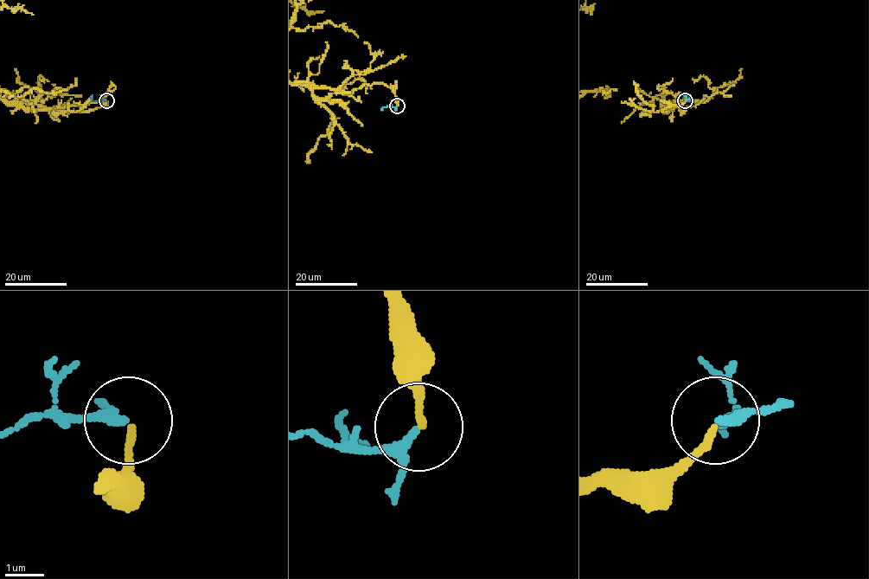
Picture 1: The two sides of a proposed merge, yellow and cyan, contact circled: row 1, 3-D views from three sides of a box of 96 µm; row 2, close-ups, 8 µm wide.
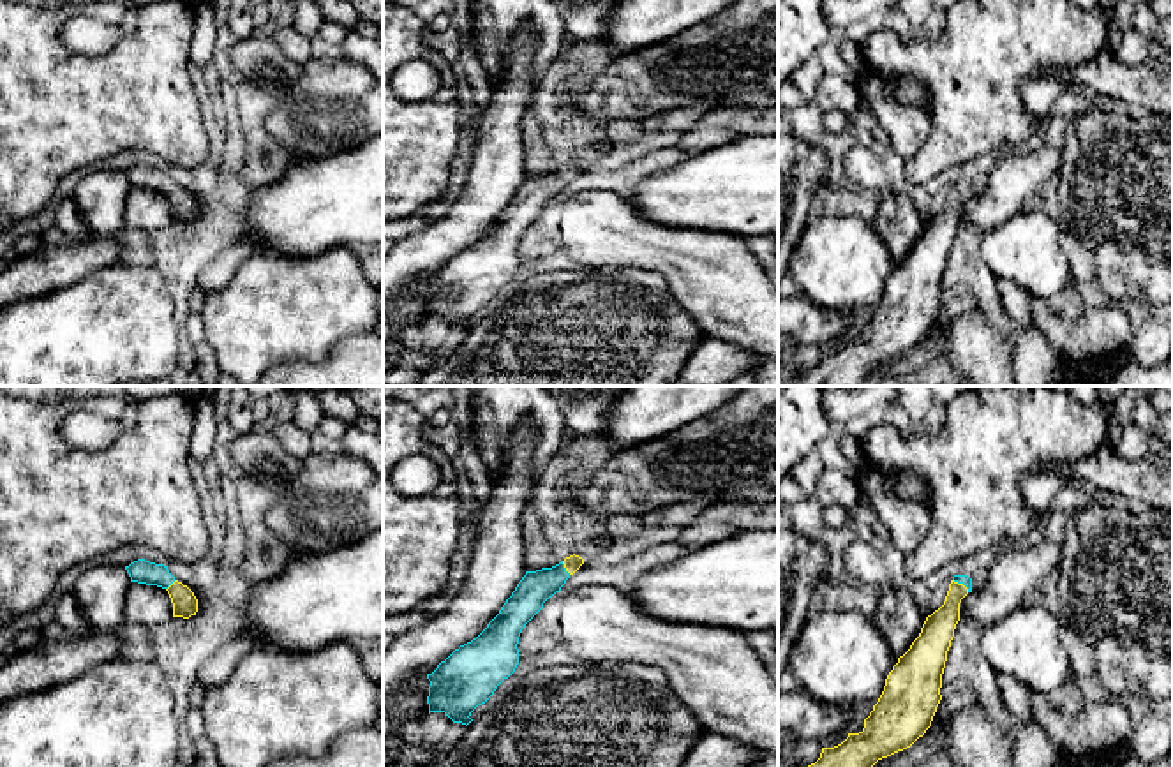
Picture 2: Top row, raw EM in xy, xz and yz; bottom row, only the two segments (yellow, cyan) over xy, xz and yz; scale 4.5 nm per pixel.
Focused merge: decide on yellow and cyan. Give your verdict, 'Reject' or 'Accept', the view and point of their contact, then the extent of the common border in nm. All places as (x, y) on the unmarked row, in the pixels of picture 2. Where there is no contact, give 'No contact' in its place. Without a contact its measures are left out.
Accept. Touches yellow at yz (962, 189). Shared border 100 nm

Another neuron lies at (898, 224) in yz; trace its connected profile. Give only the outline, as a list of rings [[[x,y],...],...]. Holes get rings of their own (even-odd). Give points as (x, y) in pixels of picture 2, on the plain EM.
[[[884,190],[877,197],[873,229],[900,263],[919,242],[926,226],[907,192]]]

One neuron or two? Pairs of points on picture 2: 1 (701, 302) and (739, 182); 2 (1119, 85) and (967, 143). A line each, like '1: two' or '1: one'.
1: two
2: two

